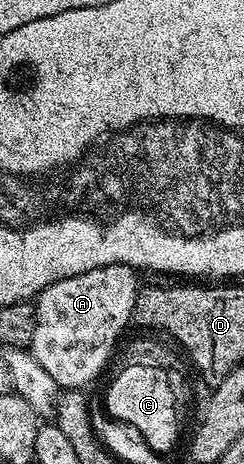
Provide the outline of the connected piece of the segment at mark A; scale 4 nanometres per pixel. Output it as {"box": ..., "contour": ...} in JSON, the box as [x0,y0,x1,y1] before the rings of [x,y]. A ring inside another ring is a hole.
{"box":[30,264,138,389],"contour":[[[111,264],[98,270],[86,270],[86,274],[62,278],[35,297],[36,325],[30,351],[38,366],[42,366],[42,370],[46,370],[46,374],[50,374],[50,378],[54,378],[54,382],[61,389],[87,389],[87,384],[98,379],[100,371],[107,366],[116,343],[117,348],[121,343],[120,335],[123,334],[124,327],[128,323],[131,325],[134,320],[138,291],[136,276],[137,273],[125,264]]]}

